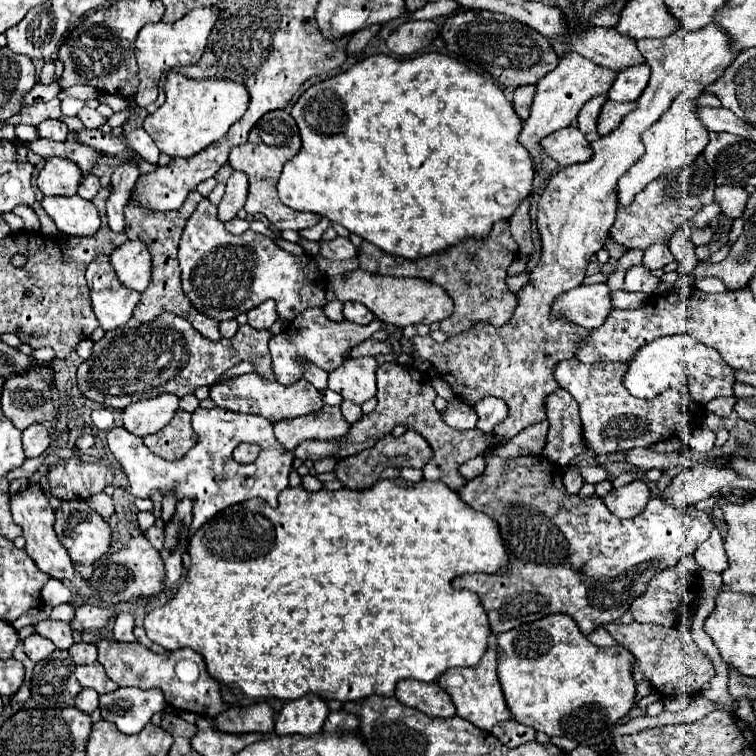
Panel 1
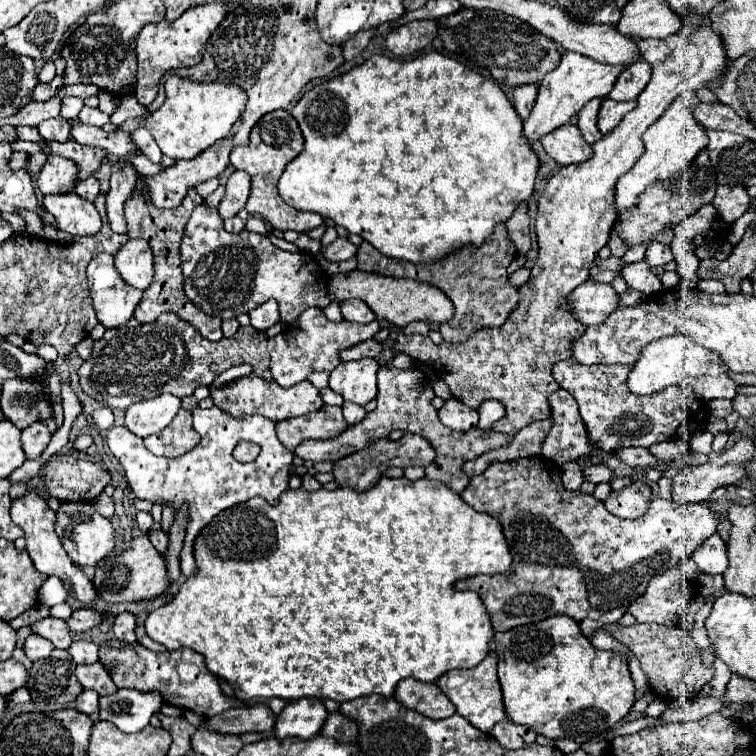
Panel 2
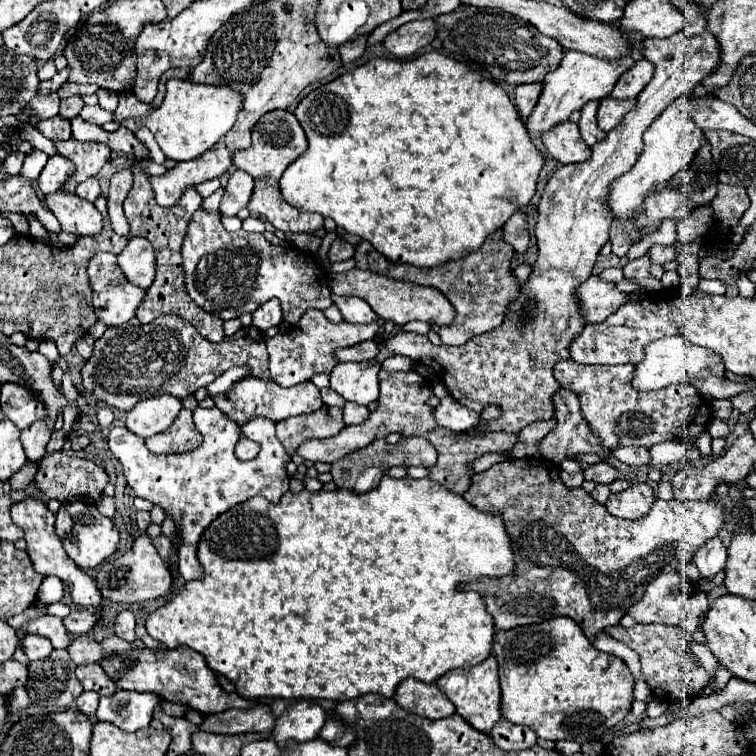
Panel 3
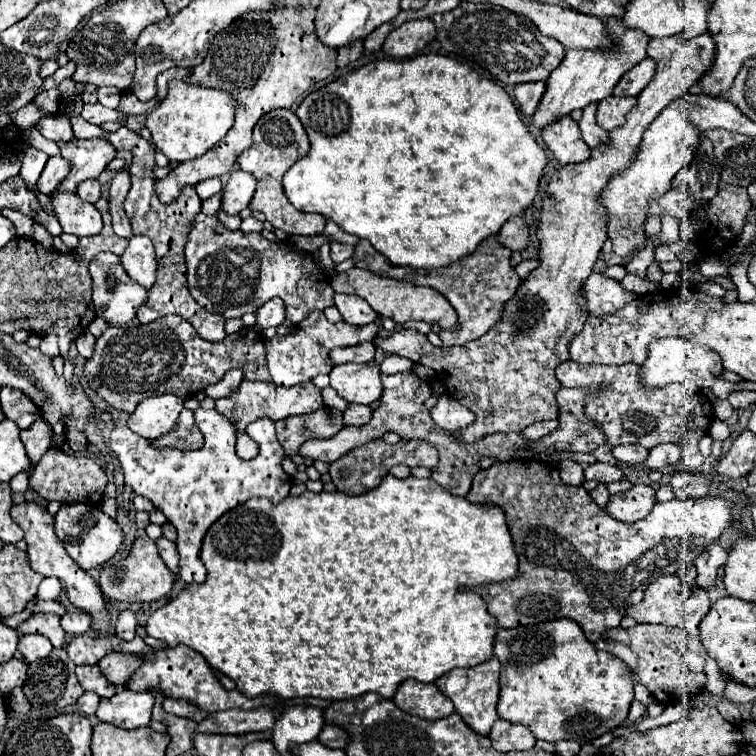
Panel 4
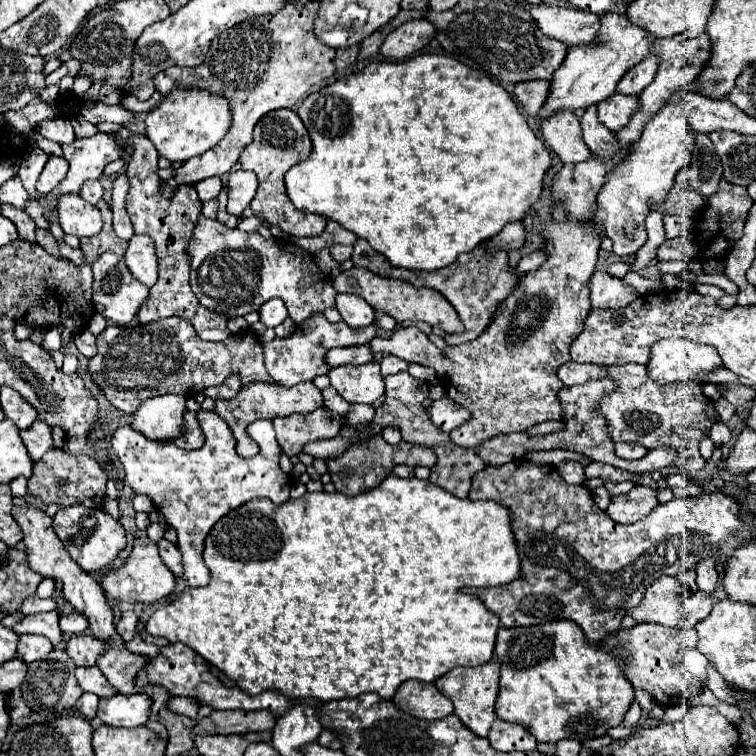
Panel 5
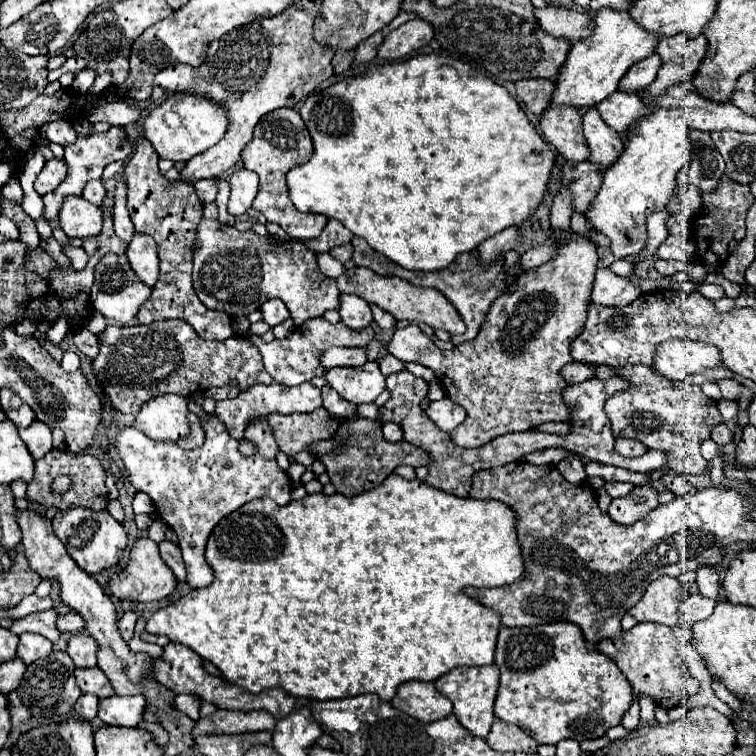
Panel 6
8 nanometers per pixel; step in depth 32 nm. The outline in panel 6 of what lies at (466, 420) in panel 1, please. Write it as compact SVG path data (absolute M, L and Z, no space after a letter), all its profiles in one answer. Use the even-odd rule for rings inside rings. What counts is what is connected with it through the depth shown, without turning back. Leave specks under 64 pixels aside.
M442 398L438 402L430 402L430 406L426 408L426 416L444 432L452 432L456 426L460 426L466 420L464 408L454 404L448 398Z

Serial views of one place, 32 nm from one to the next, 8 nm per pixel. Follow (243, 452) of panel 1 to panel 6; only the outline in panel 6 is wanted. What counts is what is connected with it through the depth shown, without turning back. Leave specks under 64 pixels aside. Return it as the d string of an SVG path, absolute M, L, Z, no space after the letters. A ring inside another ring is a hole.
M304 382L304 384L298 384L298 386L282 386L282 384L256 384L252 386L250 390L246 392L240 392L234 400L222 400L222 402L216 402L216 410L214 410L214 416L226 426L228 434L232 438L238 438L241 441L240 450L244 454L255 454L256 447L247 440L244 440L244 428L248 426L248 420L250 418L256 418L256 416L264 416L264 414L270 414L270 412L280 412L280 414L294 414L294 412L312 412L316 408L322 406L322 398L320 398L320 390L316 386L312 386L310 382Z

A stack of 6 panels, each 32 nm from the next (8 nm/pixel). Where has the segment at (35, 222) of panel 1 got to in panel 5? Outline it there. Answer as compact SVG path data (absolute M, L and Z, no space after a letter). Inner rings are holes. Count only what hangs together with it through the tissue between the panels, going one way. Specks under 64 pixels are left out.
M36 228L36 236L38 236L38 244L48 252L48 254L52 254L52 256L56 256L56 258L64 258L62 254L60 254L60 250L58 250L58 242L56 242L56 238L52 238L50 234L46 234L44 230L38 230Z

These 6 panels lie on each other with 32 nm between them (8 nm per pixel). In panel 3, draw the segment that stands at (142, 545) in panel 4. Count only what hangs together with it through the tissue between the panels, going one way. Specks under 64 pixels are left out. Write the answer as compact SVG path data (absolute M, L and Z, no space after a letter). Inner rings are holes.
M140 534L134 542L132 548L120 556L114 564L104 562L100 564L100 570L96 574L96 584L102 592L102 598L108 602L146 602L146 600L156 600L160 596L166 596L172 588L172 572L166 566L166 562L160 558L156 552L152 540L146 534Z

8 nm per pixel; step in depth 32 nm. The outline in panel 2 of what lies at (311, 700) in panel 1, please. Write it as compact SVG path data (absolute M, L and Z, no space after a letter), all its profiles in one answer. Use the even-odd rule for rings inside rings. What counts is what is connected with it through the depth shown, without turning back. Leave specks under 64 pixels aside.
M300 698L292 704L286 704L282 714L276 718L274 734L278 740L300 738L310 740L320 734L328 712L322 702L316 698Z

